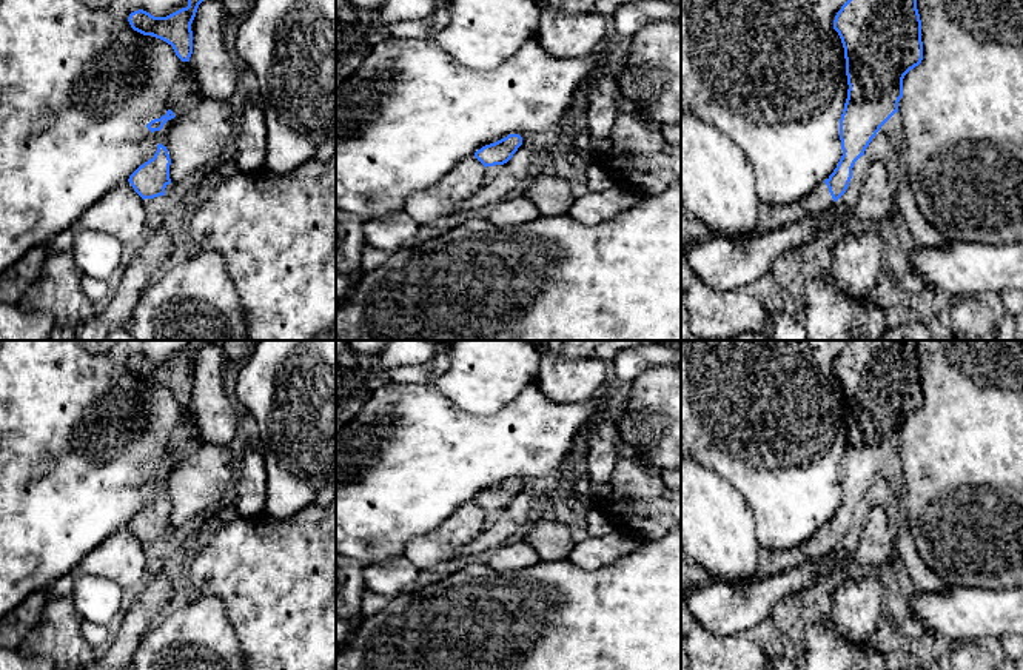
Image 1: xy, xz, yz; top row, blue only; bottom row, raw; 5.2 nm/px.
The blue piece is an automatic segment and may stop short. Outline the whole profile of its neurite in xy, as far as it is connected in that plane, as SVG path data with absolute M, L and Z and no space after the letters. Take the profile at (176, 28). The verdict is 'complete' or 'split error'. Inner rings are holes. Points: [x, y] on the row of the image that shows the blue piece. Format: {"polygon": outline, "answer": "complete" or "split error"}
{"polygon": "M188 0L188 6L166 17L154 17L149 12L139 9L129 14L131 28L143 35L153 35L173 46L176 55L182 62L190 62L193 54L193 31L191 23L197 8L203 0Z", "answer": "complete"}

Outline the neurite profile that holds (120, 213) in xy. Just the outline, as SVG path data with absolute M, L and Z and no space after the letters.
M125 180L85 211L77 228L106 233L123 246L134 246L148 231L143 199Z

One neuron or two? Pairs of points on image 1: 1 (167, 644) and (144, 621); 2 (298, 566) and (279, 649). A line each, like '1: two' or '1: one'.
1: two
2: one

